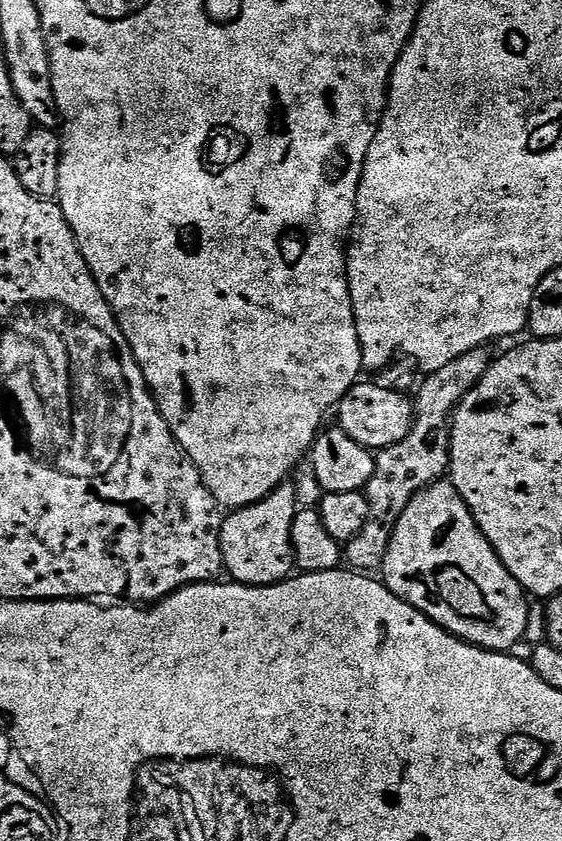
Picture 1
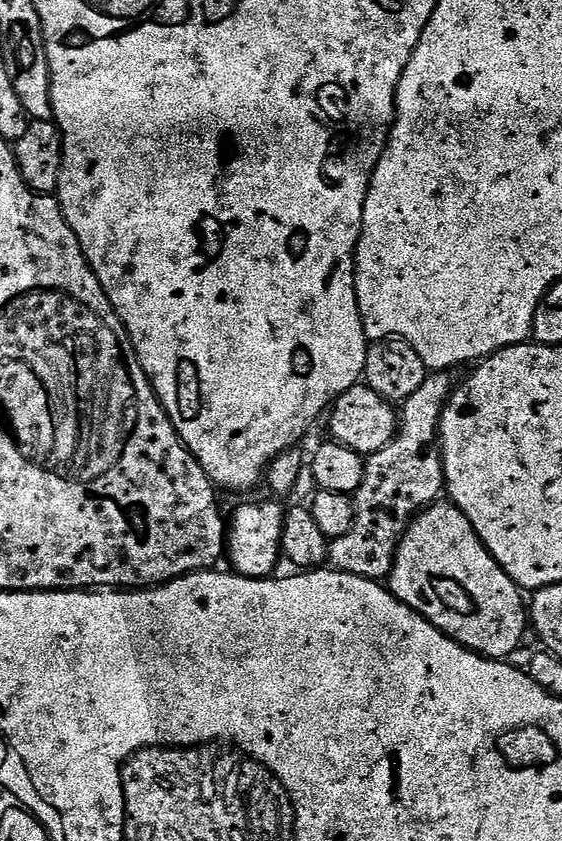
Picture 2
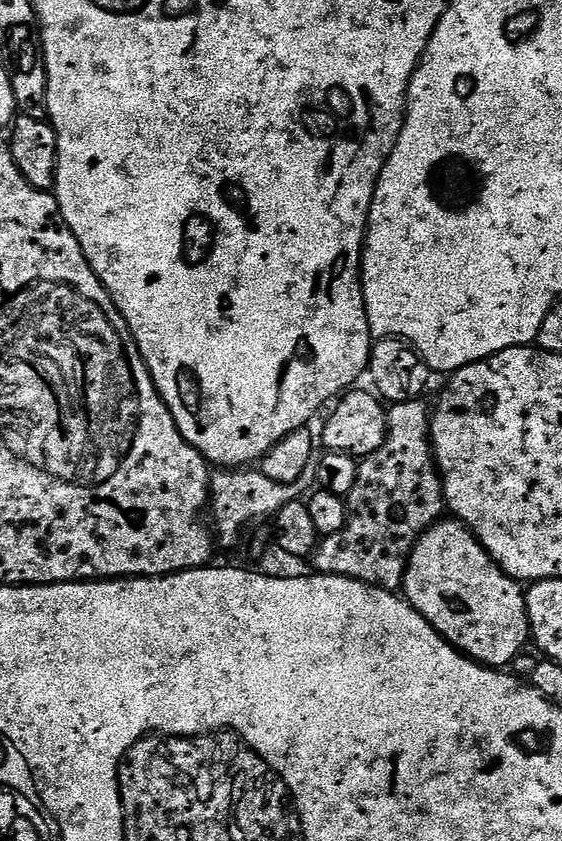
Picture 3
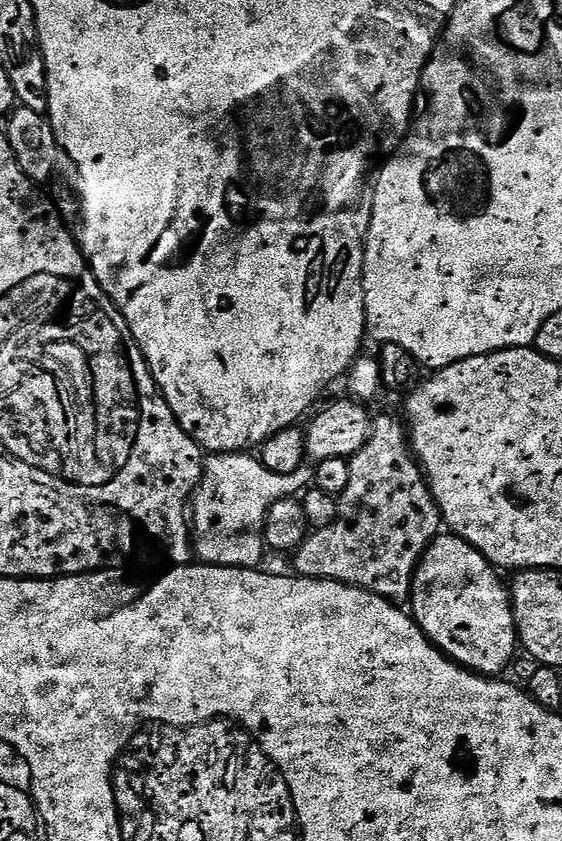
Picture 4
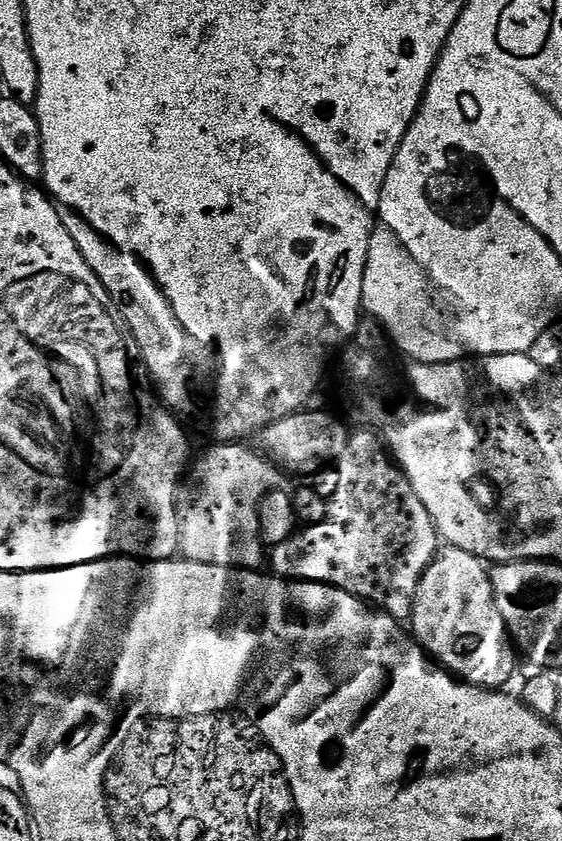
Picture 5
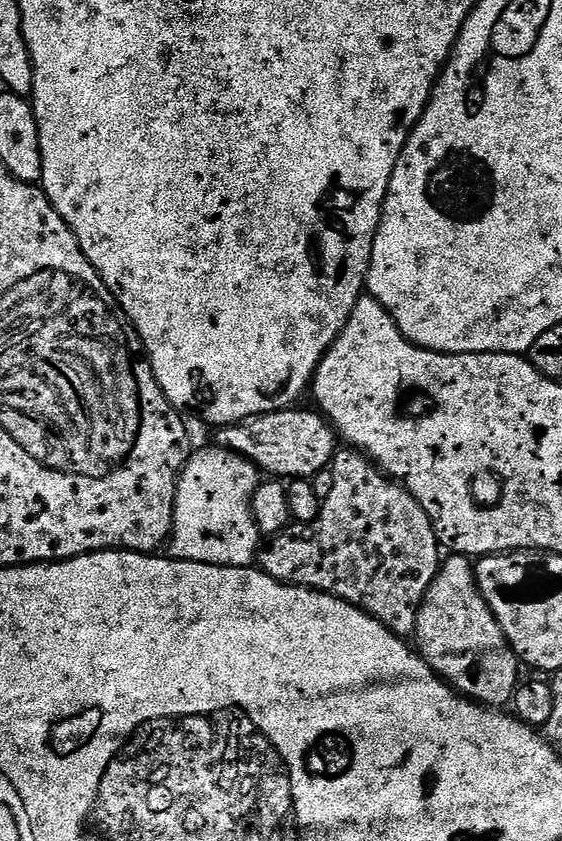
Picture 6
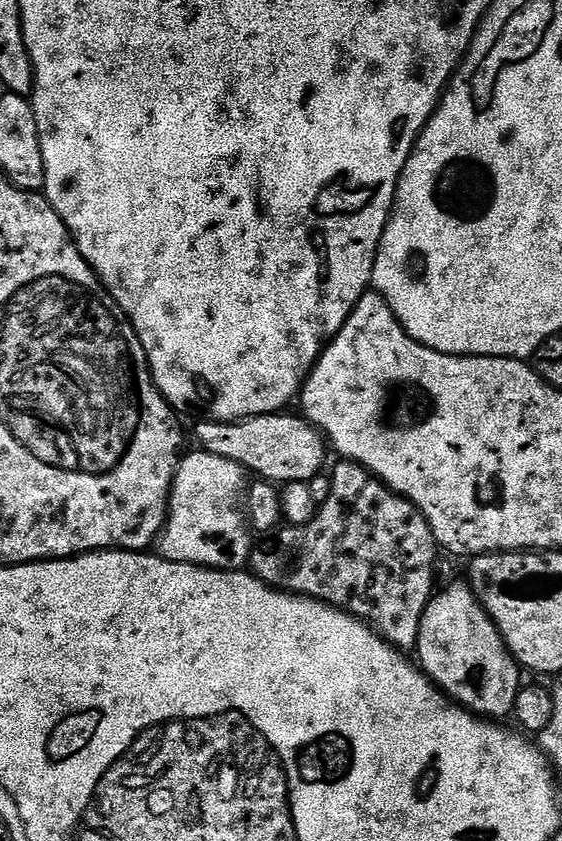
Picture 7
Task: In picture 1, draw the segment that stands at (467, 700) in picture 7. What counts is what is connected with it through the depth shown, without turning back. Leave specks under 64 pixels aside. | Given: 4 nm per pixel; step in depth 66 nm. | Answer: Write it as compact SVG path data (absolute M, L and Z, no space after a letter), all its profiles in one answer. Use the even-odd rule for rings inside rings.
M451 479L422 489L406 506L390 538L383 572L382 582L395 596L467 644L508 652L524 639L529 597L482 534Z

